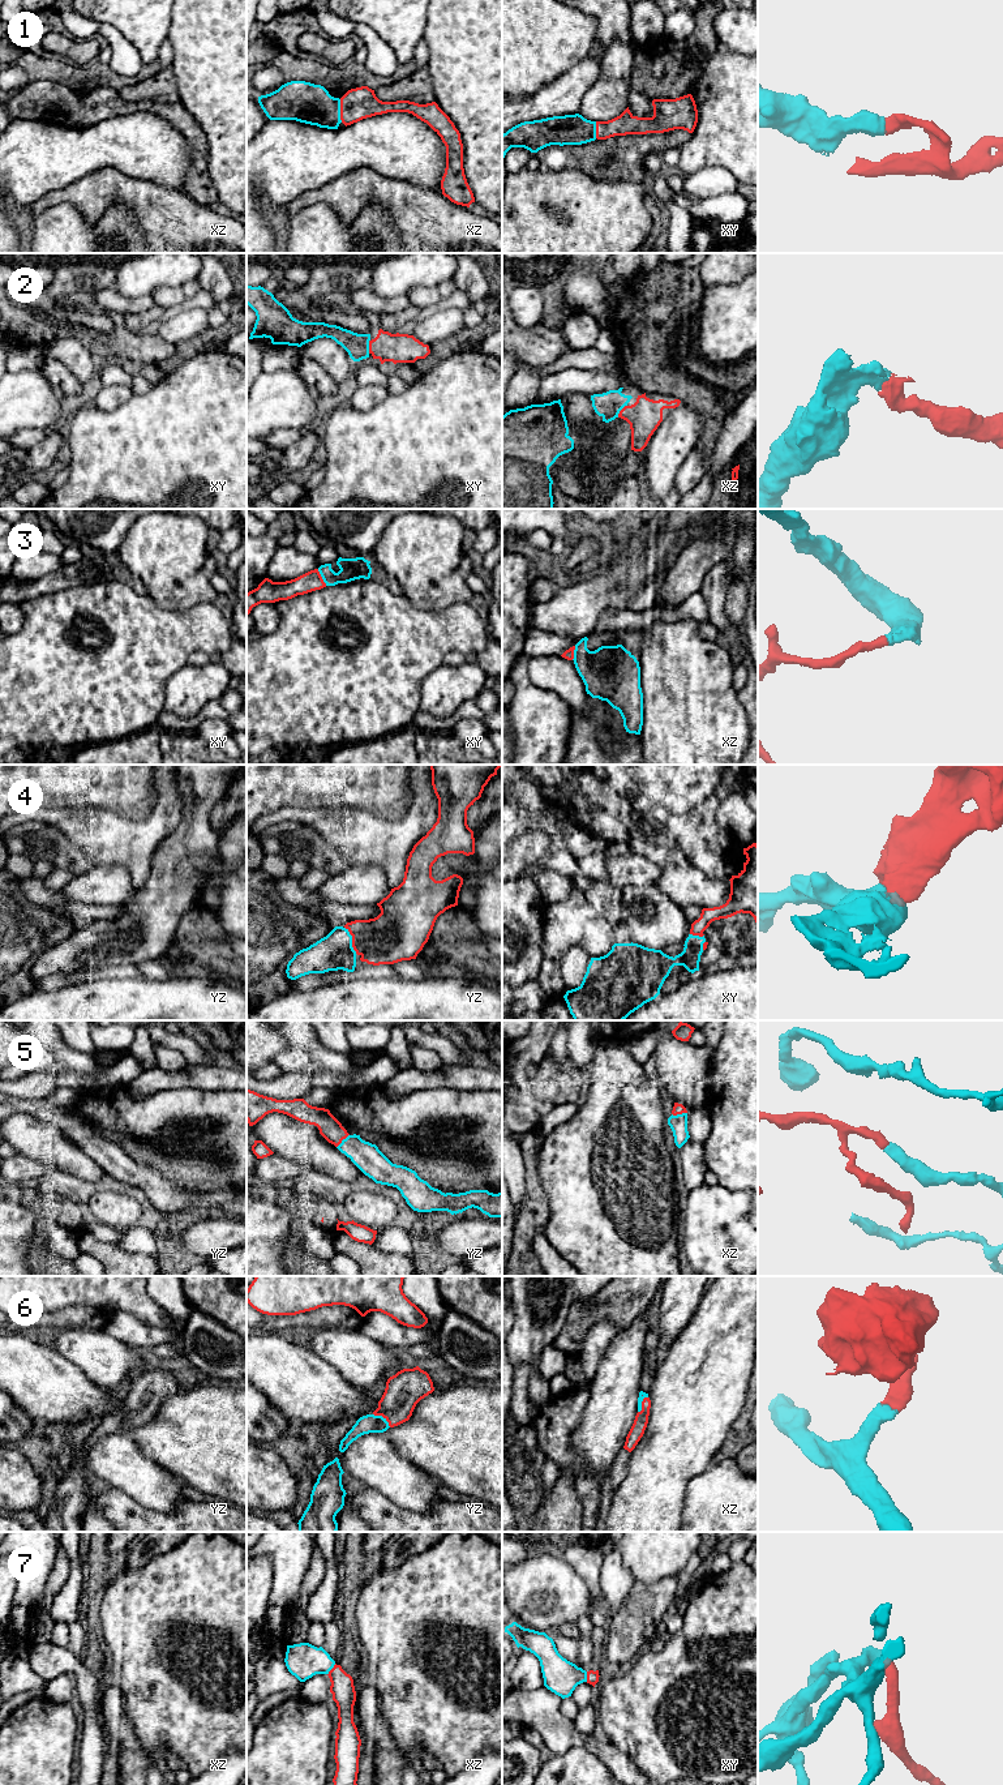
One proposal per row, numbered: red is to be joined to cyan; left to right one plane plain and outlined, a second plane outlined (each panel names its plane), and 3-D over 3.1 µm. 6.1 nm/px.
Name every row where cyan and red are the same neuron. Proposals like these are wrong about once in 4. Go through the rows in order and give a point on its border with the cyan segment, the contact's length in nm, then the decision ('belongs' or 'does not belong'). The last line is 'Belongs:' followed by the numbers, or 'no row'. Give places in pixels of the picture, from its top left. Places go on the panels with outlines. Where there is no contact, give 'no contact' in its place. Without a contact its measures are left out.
1: xz (339, 111) | 140 nm | belongs
2: xy (368, 346) | 90 nm | belongs
3: xy (321, 576) | 120 nm | belongs
4: yz (351, 940) | 180 nm | belongs
5: xz (678, 1114) | 100 nm | belongs
6: yz (382, 1417) | 140 nm | belongs
7: xz (331, 1668) | 90 nm | belongs
Belongs: 1, 2, 3, 4, 5, 6, 7

